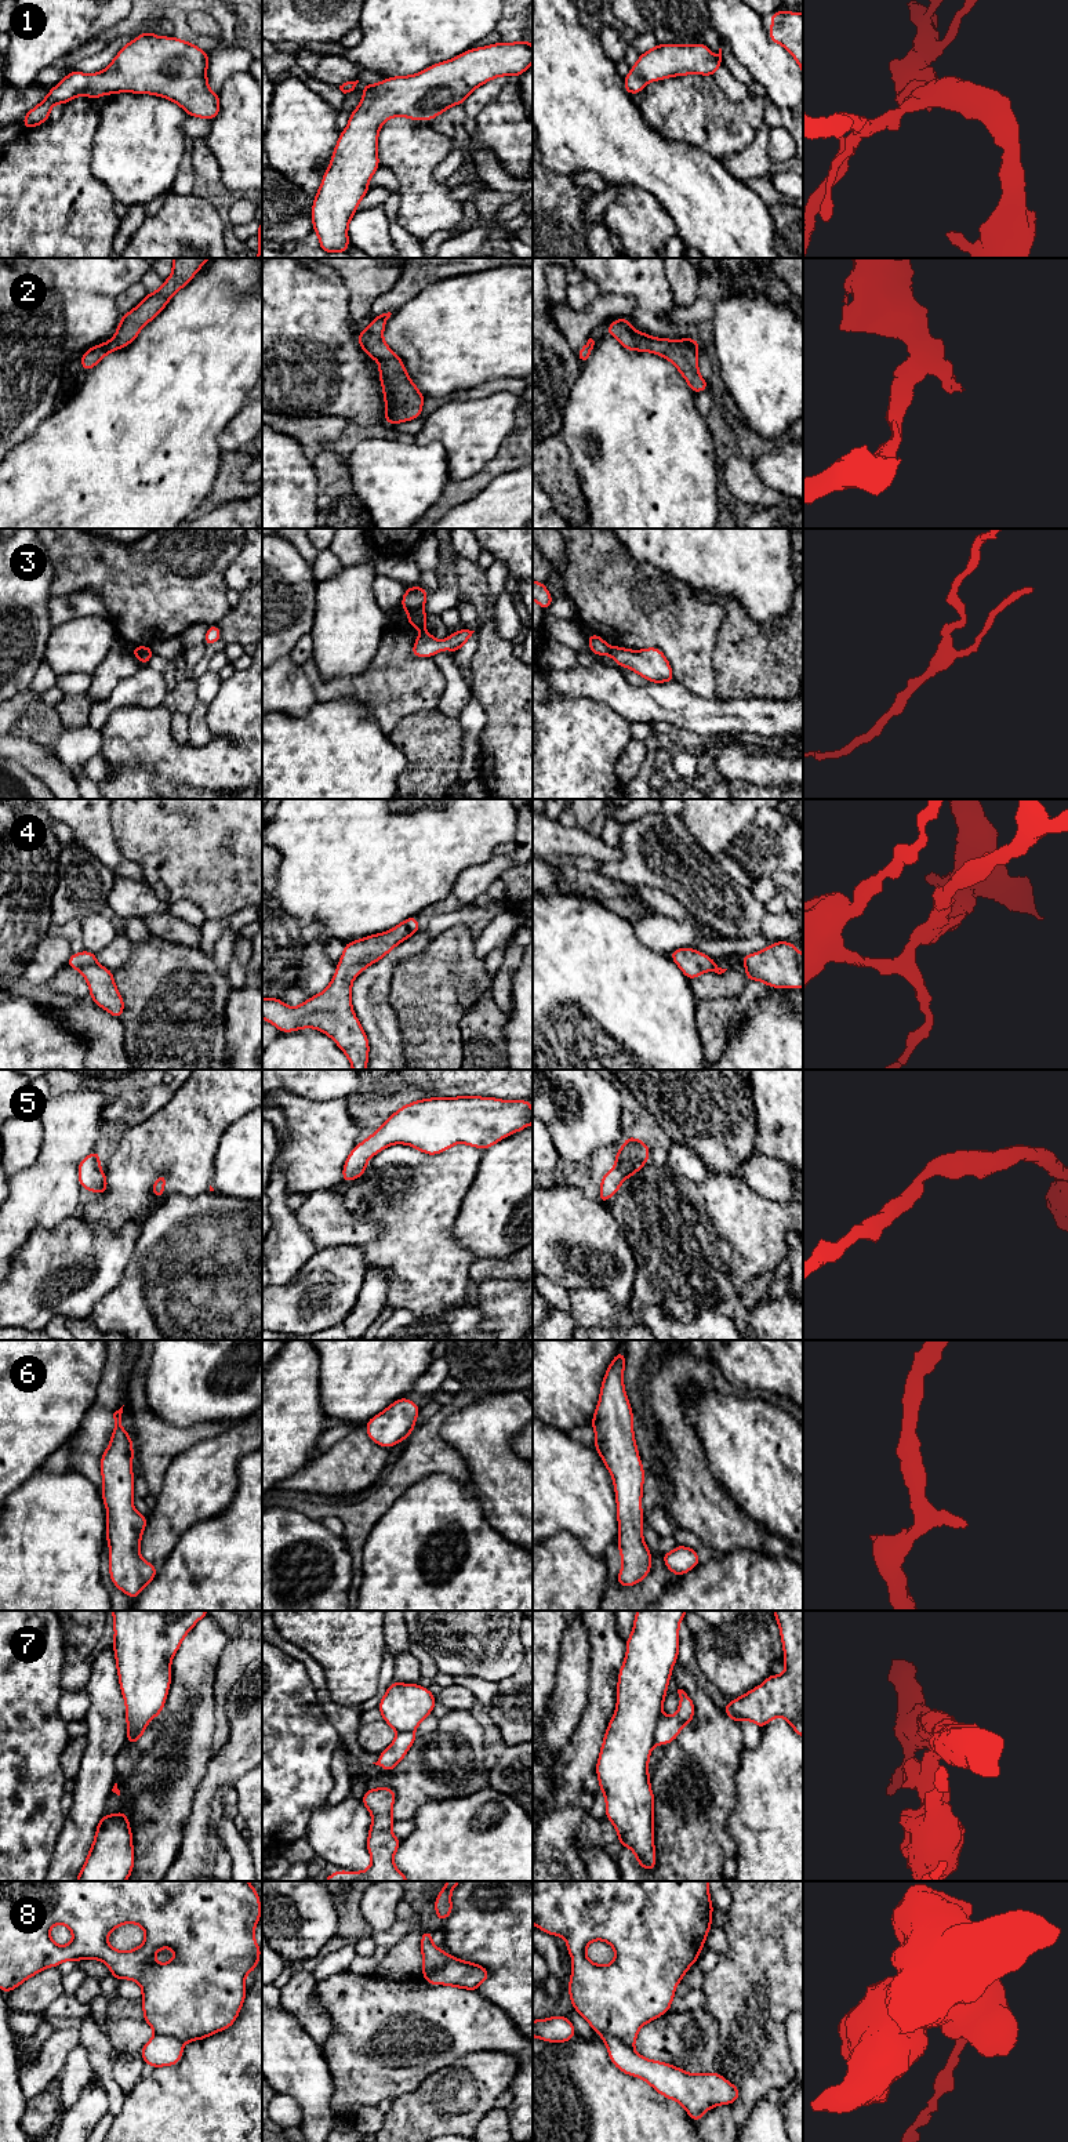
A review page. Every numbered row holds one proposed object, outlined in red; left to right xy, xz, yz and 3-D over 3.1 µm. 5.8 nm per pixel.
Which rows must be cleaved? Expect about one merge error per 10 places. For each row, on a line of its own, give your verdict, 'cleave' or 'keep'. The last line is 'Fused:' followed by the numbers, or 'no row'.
1: keep
2: keep
3: cleave
4: keep
5: keep
6: keep
7: cleave
8: cleave
Fused: 3, 7, 8

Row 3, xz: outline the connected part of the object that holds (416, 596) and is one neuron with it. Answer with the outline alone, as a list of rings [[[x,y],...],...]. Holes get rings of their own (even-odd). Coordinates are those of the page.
[[[407,587],[406,593],[402,598],[402,610],[410,611],[418,607],[424,607],[428,600],[428,591],[422,587]]]

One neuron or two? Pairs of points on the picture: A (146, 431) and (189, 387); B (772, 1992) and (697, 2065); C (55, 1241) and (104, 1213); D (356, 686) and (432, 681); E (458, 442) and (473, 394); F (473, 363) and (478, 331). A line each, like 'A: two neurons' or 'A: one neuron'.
A: one neuron
B: two neurons
C: two neurons
D: one neuron
E: two neurons
F: one neuron

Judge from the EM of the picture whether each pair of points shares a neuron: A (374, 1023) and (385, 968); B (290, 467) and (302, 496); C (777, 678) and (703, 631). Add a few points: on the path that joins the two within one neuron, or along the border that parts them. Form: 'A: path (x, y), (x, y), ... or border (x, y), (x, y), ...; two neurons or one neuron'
A: path (374, 1009), (374, 981); one neuron
B: path (290, 474), (290, 483), (295, 489); one neuron
C: border (723, 607), (714, 652), (716, 672); two neurons

